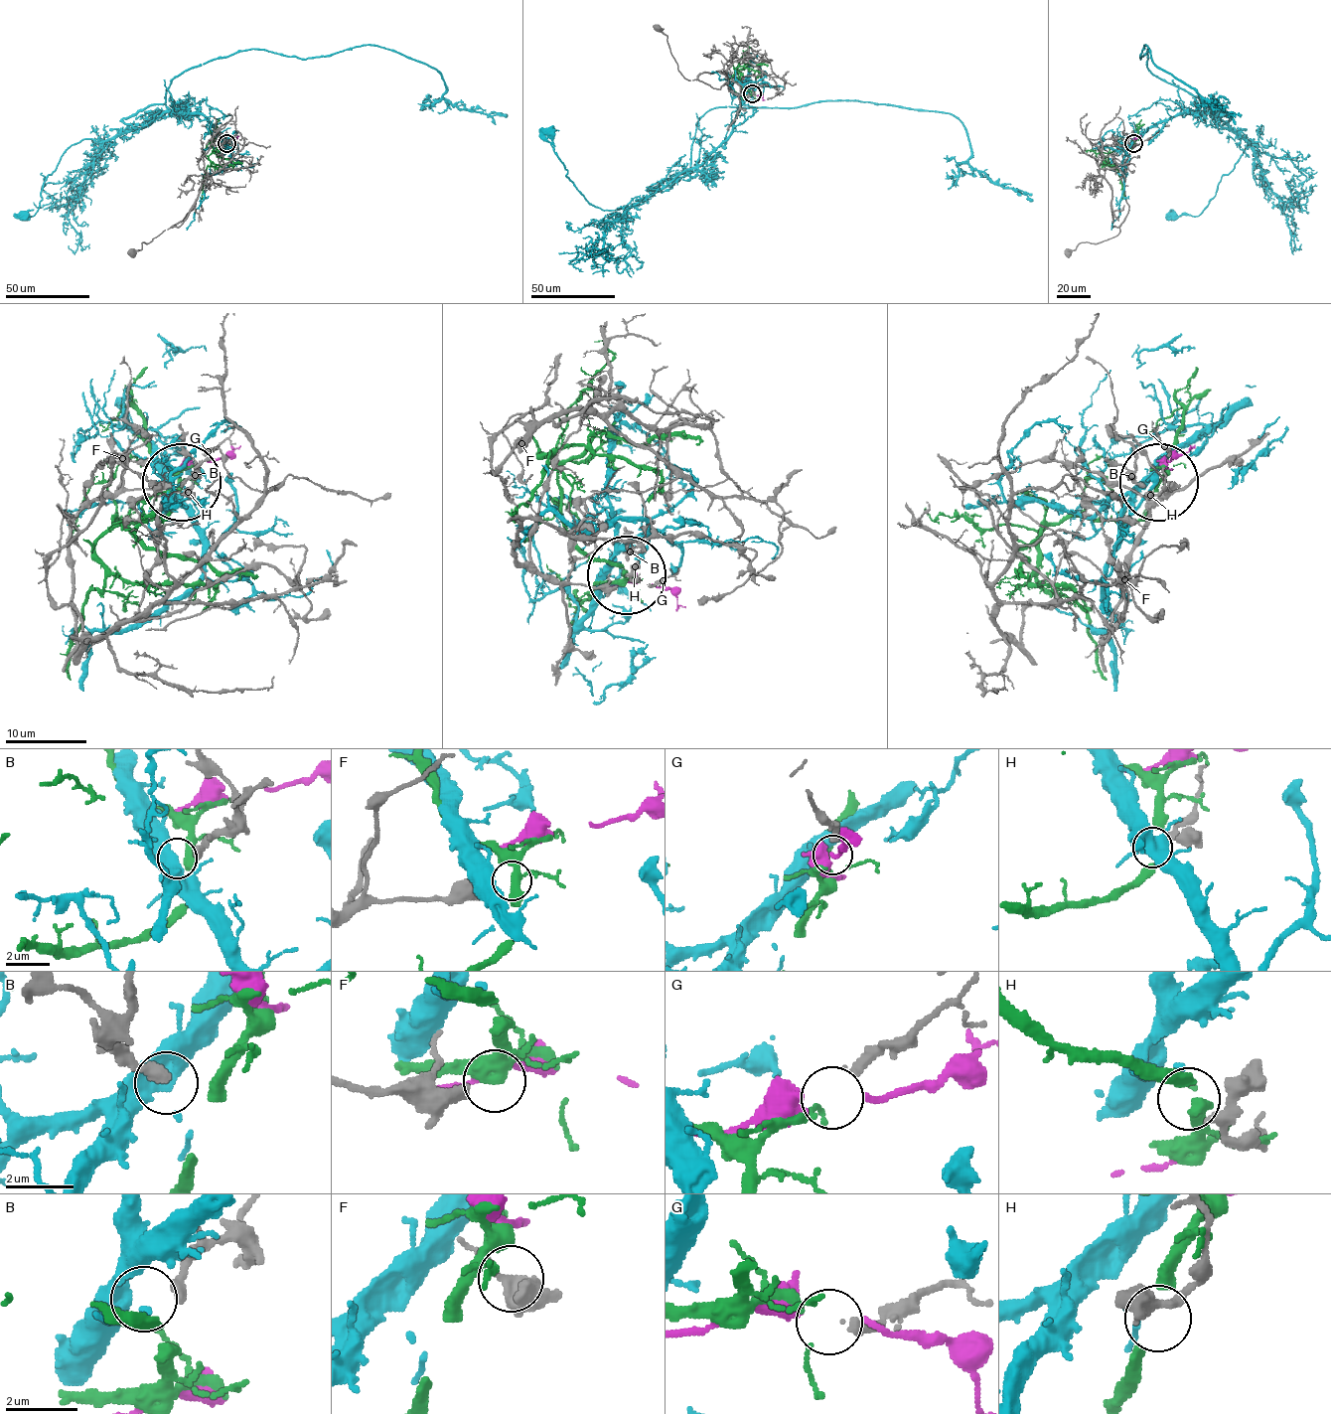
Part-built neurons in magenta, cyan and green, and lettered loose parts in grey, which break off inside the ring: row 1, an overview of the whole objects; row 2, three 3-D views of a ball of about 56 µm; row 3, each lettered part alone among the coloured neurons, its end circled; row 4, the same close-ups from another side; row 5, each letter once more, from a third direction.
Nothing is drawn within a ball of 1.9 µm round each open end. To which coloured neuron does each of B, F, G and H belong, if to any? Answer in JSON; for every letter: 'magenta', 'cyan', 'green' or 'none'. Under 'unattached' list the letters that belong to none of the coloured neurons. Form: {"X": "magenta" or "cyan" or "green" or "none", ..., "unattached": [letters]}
{"B": "none", "F": "none", "G": "green", "H": "cyan", "unattached": ["B", "F"]}

